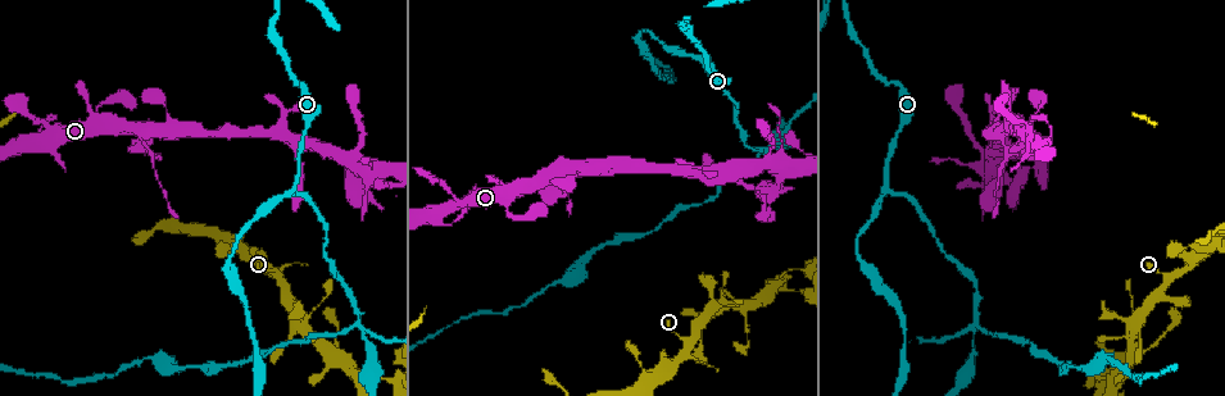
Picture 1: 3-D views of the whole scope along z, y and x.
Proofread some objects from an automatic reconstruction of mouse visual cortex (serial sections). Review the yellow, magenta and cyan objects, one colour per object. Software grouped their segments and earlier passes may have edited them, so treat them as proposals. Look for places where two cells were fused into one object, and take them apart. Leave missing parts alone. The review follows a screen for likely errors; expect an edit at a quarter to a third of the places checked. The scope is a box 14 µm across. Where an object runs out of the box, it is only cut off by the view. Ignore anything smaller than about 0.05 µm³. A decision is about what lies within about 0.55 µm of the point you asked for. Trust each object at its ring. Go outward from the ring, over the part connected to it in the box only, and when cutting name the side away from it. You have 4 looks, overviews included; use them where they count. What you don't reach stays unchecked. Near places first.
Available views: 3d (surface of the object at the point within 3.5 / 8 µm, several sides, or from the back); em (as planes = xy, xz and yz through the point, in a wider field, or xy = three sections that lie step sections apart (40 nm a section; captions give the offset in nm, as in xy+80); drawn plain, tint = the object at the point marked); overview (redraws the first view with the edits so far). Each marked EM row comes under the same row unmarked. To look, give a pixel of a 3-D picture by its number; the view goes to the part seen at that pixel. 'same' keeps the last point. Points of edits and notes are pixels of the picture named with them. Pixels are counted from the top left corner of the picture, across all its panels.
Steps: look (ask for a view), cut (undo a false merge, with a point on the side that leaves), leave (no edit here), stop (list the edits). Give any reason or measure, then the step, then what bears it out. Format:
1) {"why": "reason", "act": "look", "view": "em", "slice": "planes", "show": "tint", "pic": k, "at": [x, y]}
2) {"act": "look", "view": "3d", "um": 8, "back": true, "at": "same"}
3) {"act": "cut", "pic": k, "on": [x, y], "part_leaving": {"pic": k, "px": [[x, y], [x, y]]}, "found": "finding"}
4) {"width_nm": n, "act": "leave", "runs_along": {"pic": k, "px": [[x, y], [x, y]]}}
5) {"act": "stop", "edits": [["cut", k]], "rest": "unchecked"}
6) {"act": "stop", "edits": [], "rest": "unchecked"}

{"why": "a narrow waist", "act": "look", "view": "3d", "um": 3.5, "pic": 1, "at": [1097, 378]}

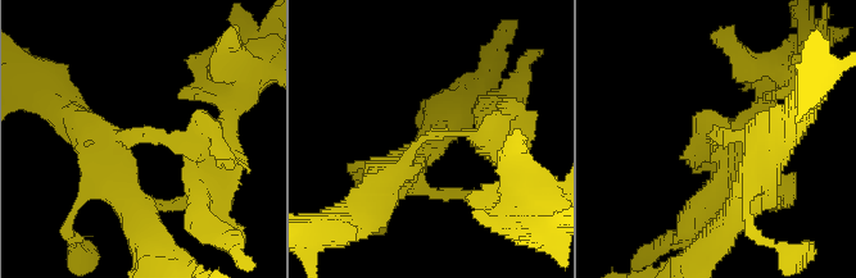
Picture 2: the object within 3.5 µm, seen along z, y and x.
{"arm_widths_nm": [300, 400], "why": "now the EM", "act": "look", "view": "em", "slice": "xy", "step": 2, "show": "tint", "pic": 2, "at": [428, 134]}

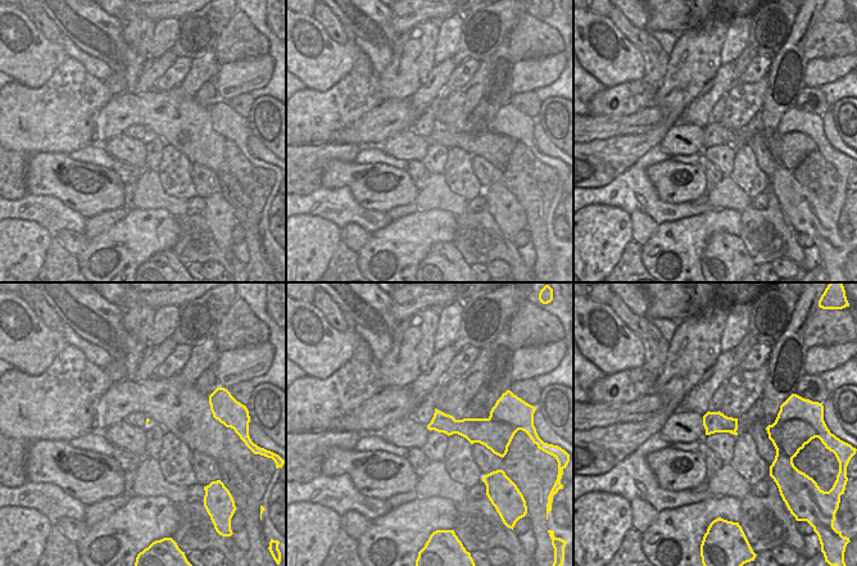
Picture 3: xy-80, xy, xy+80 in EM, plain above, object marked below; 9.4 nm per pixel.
{"act": "cut", "pic": 2, "on": [161, 132], "part_leaving": {"pic": 2, "px": [[122, 136], [193, 147], [221, 123]]}, "found": "two cells meet here"}

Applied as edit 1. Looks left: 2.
{"why": "three arms meet", "act": "look", "view": "3d", "um": 8, "pic": 1, "at": [294, 189]}

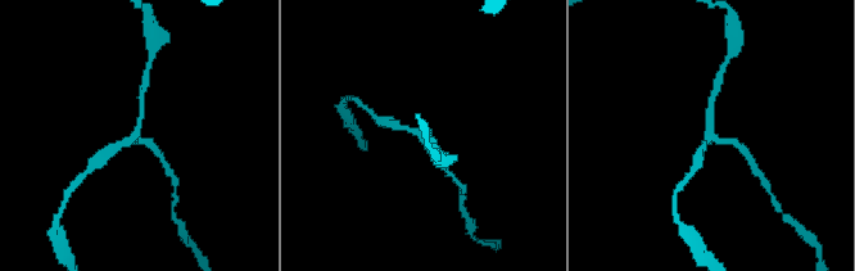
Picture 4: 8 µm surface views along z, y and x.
{"arms": 3, "arm_widths_nm": [200, 200, 200], "act": "look", "view": "em", "slice": "xy", "step": 1, "show": "tint", "pic": 4, "at": [712, 133]}

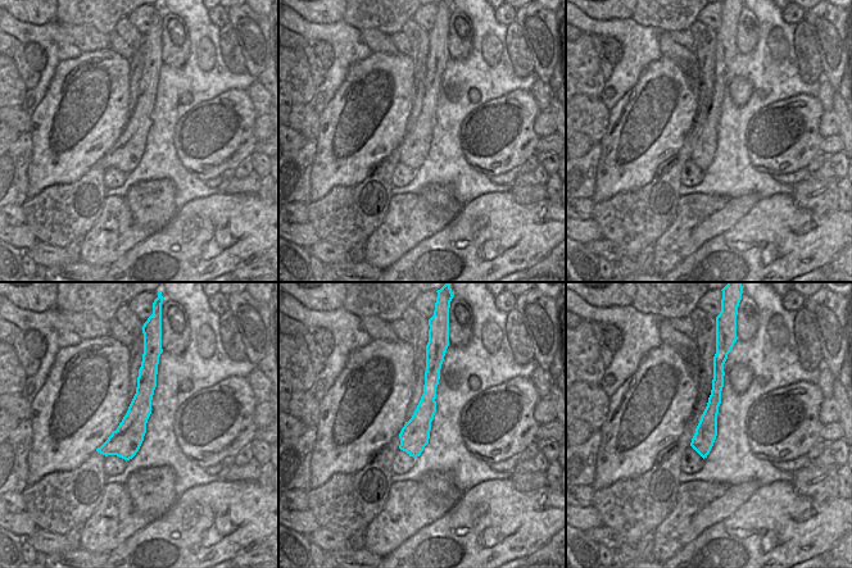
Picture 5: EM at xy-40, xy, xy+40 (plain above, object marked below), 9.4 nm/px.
{"act": "leave", "runs_along": {"pic": 4, "px": [[714, 98], [710, 134], [740, 145]]}, "found": "all the same cell"}

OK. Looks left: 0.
{"act": "stop", "edits": [["cut", 2]], "rest": "unchecked"}

